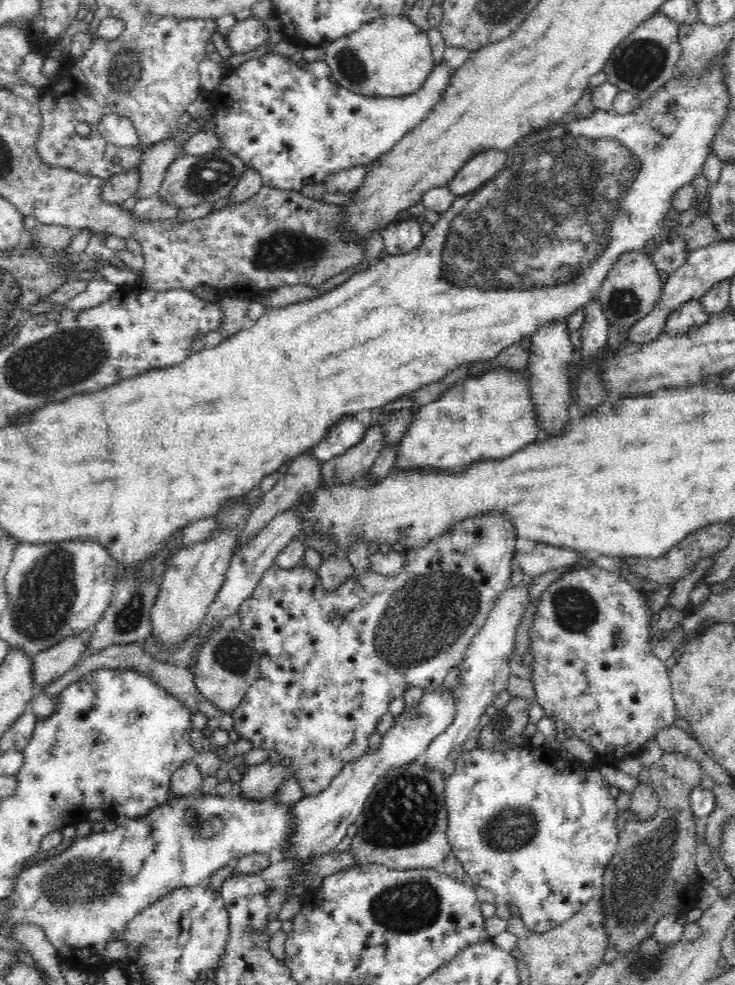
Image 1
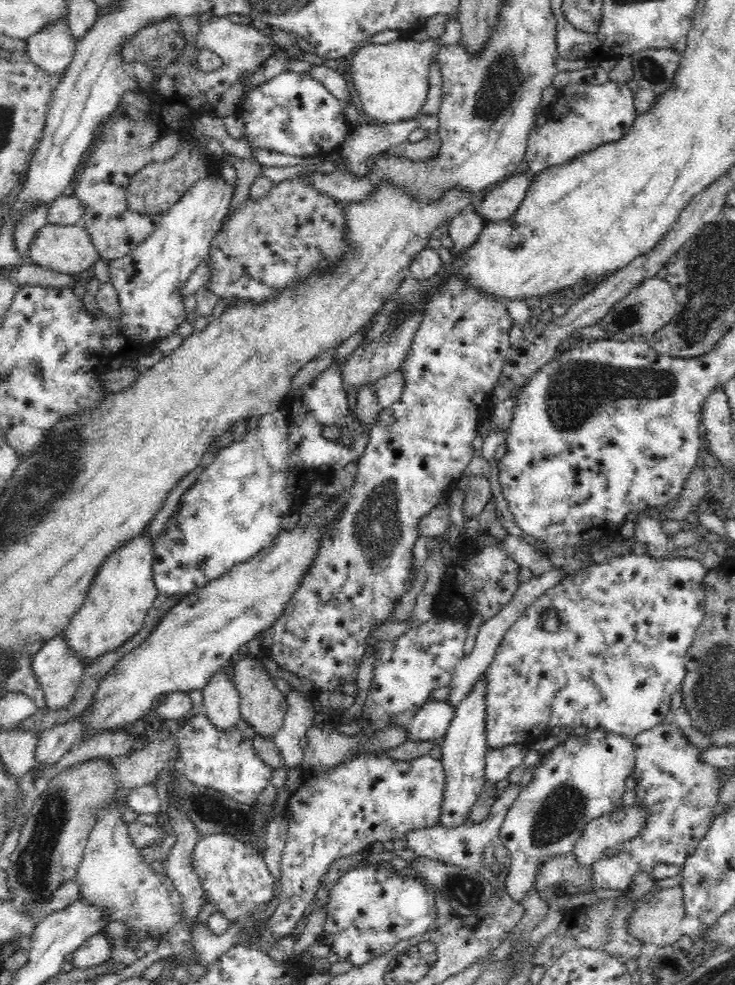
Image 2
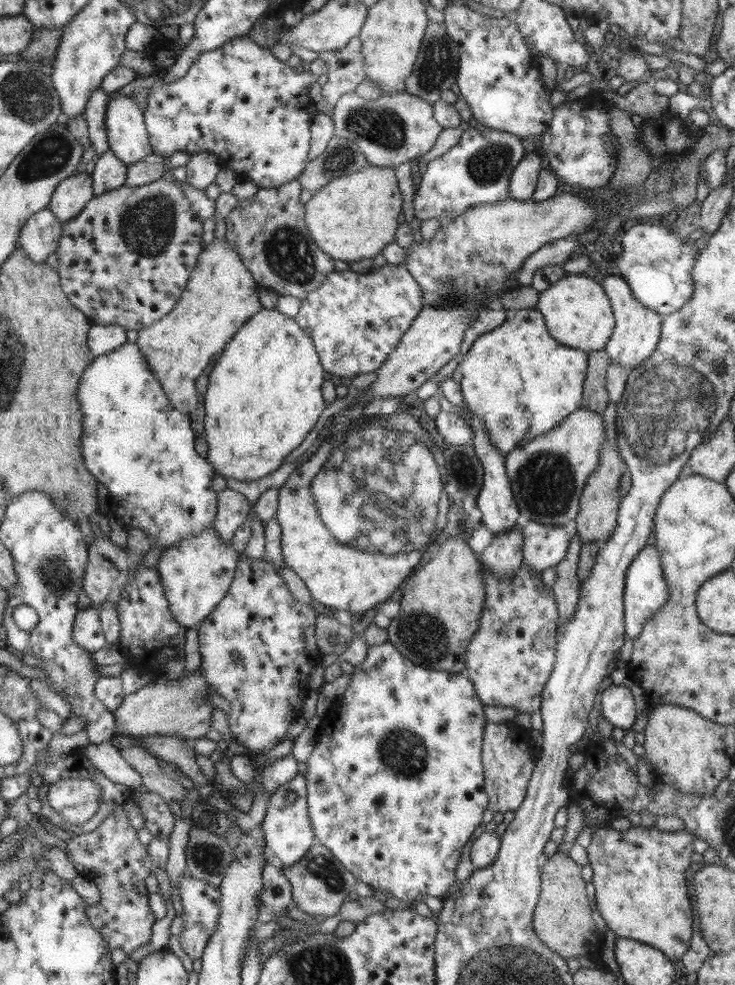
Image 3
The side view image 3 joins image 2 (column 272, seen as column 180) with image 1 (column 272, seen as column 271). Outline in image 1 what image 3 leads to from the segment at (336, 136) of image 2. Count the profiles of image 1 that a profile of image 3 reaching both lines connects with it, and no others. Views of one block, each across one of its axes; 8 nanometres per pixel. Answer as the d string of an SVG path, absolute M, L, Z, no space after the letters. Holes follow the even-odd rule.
M266 53L228 71L220 86L207 95L209 120L222 146L258 171L264 184L280 190L301 191L306 184L320 184L327 176L358 164L371 164L387 153L428 116L449 85L452 72L445 59L435 65L420 90L407 96L366 97L336 85L325 61L292 62L289 55Z

